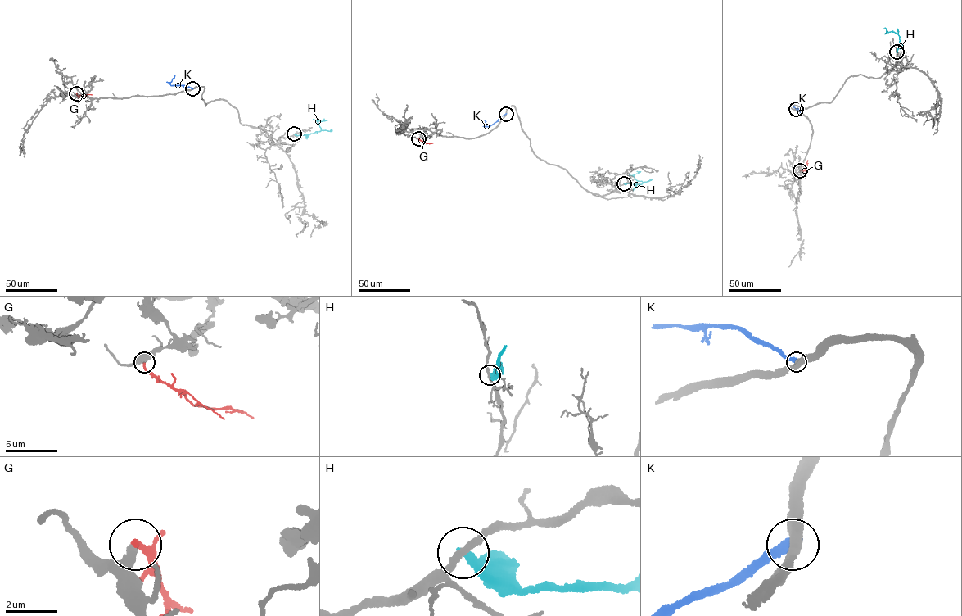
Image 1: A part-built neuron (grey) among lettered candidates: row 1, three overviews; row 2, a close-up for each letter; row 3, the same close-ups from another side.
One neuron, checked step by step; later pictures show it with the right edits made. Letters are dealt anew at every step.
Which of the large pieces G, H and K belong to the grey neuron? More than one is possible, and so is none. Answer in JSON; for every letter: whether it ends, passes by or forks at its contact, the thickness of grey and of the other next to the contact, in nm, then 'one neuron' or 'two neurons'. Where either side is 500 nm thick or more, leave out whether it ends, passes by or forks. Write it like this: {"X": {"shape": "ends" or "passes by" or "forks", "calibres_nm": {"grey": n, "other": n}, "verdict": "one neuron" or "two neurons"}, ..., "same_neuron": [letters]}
{"G": {"shape": "ends", "calibres_nm": {"grey": 320, "other": 240}, "verdict": "two neurons"}, "H": {"shape": "ends", "calibres_nm": {"grey": 240, "other": 320}, "verdict": "two neurons"}, "K": {"shape": "ends", "calibres_nm": {"grey": 440, "other": 400}, "verdict": "two neurons"}, "same_neuron": []}

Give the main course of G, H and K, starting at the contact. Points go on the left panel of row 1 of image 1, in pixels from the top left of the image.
G: (76, 93), (78, 96), (92, 95)
H: (294, 133), (304, 135), (319, 131), (321, 129), (317, 121), (324, 120), (323, 119)
K: (192, 88), (186, 85), (171, 85), (174, 75)

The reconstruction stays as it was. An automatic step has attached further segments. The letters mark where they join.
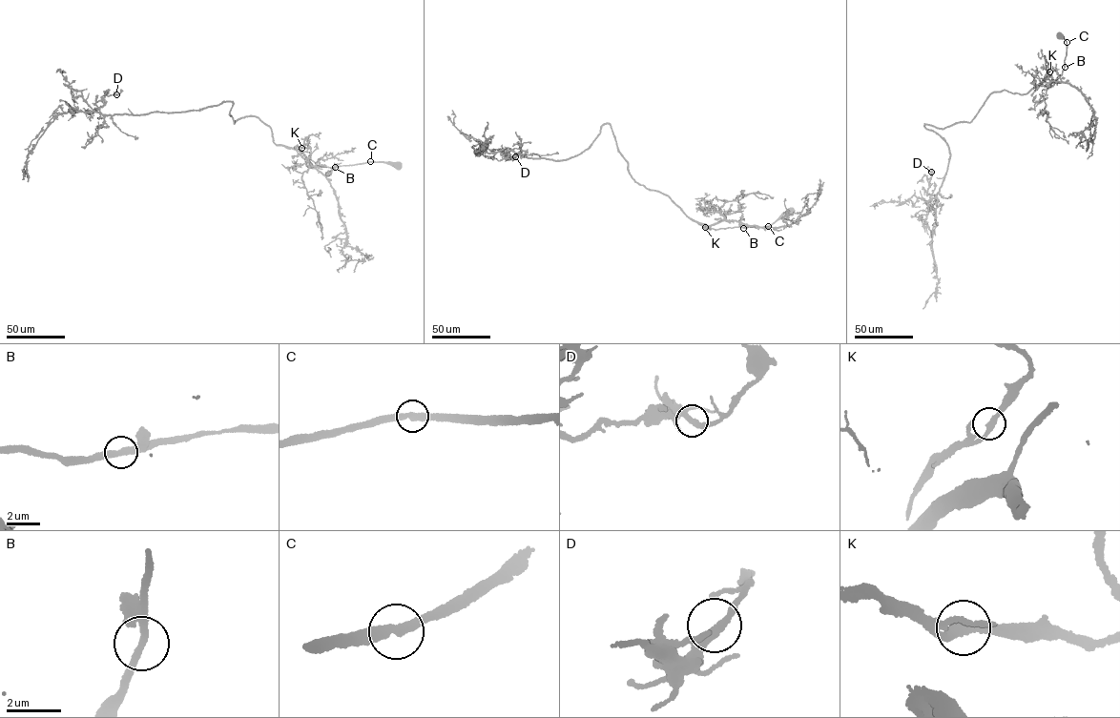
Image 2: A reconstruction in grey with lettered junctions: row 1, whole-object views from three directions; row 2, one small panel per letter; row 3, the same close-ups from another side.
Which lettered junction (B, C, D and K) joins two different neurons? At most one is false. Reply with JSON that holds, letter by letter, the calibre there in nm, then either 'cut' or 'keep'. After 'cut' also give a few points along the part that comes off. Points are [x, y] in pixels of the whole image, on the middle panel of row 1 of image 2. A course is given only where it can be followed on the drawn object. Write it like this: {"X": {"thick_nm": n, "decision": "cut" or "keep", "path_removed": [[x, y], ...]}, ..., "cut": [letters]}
{"B": {"thick_nm": 280, "decision": "keep"}, "C": {"thick_nm": 320, "decision": "keep"}, "D": {"thick_nm": 300, "decision": "keep"}, "K": {"thick_nm": 260, "decision": "keep"}, "cut": []}

